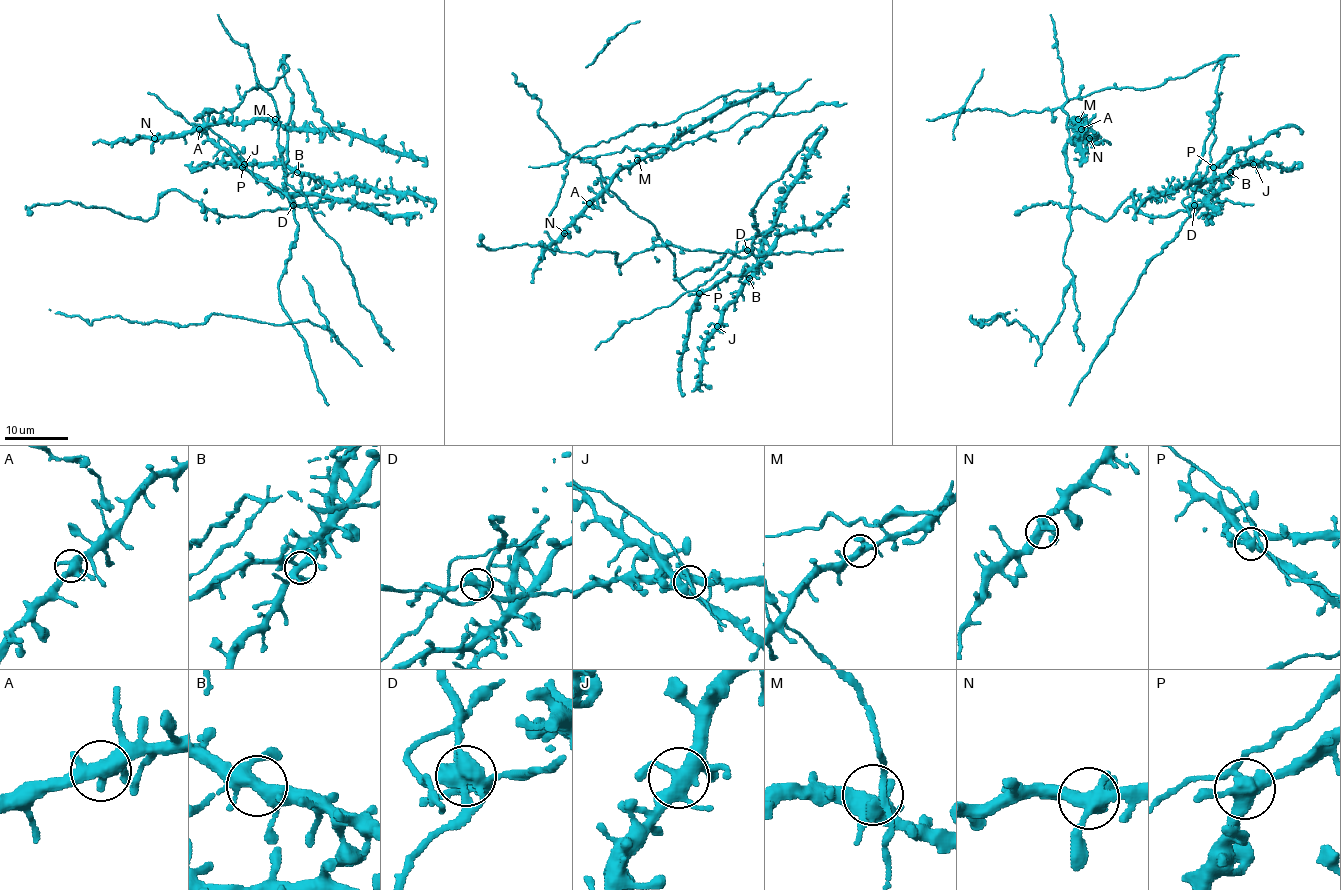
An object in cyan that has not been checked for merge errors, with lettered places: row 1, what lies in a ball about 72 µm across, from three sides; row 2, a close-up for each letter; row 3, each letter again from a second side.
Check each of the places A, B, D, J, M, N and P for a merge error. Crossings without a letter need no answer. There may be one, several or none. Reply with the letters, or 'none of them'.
D, P

